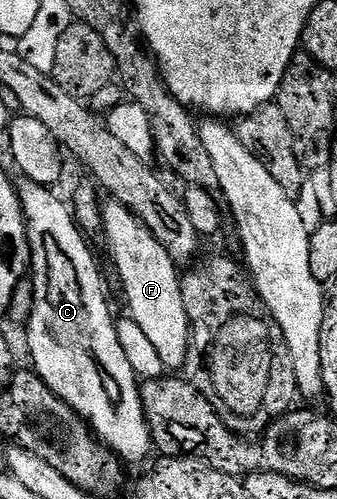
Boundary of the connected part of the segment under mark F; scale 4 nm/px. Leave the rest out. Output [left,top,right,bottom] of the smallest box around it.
[100,198,190,370]

